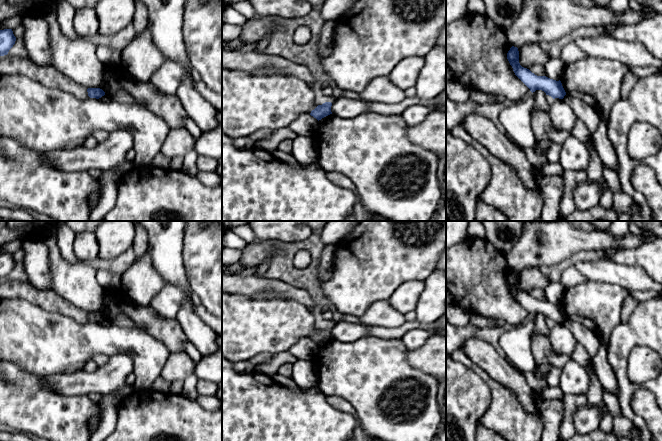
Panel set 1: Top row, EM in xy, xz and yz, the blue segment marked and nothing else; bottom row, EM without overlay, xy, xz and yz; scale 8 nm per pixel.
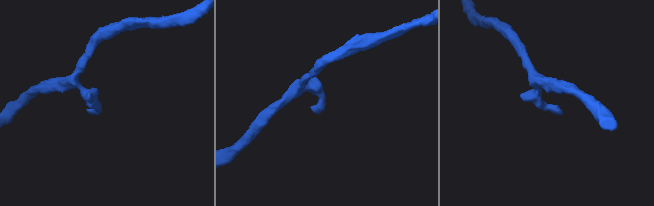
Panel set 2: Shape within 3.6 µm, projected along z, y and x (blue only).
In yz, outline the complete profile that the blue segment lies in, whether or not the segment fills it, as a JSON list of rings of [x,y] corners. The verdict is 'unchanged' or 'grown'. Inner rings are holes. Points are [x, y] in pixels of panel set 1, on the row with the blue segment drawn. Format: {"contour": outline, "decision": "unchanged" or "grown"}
{"contour": [[[512,46],[507,53],[507,59],[513,68],[515,75],[530,89],[533,93],[536,90],[542,90],[546,95],[553,99],[563,99],[566,92],[561,81],[550,79],[546,76],[537,76],[529,69],[524,68],[519,63],[519,51],[517,47]]], "decision": "unchanged"}

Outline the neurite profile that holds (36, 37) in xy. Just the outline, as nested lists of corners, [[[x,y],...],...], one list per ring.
[[[26,14],[22,17],[21,24],[24,26],[23,40],[28,59],[41,67],[52,66],[51,62],[51,39],[49,32],[49,23],[40,14]]]

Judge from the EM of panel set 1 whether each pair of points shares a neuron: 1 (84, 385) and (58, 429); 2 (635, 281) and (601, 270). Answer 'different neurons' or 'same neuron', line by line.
1: different neurons
2: same neuron

